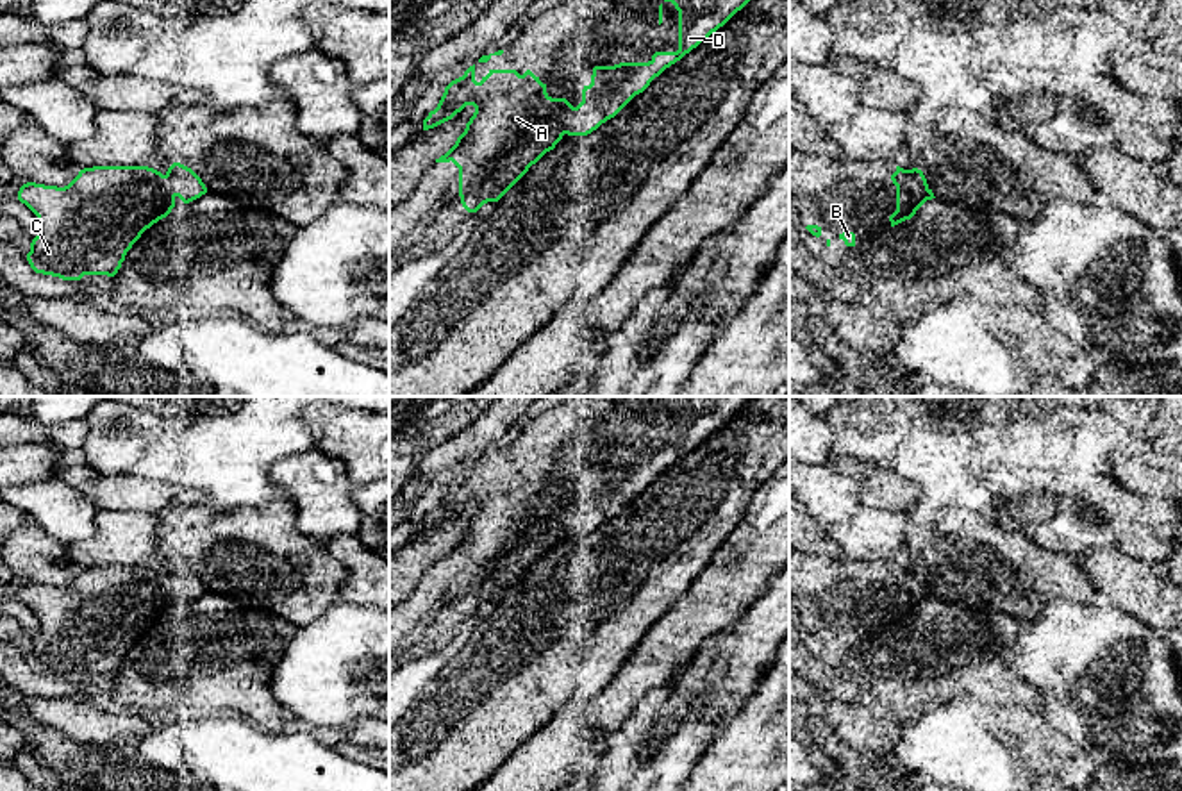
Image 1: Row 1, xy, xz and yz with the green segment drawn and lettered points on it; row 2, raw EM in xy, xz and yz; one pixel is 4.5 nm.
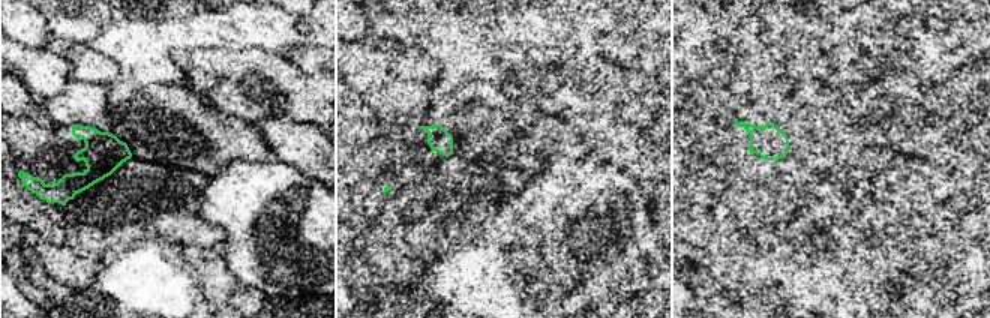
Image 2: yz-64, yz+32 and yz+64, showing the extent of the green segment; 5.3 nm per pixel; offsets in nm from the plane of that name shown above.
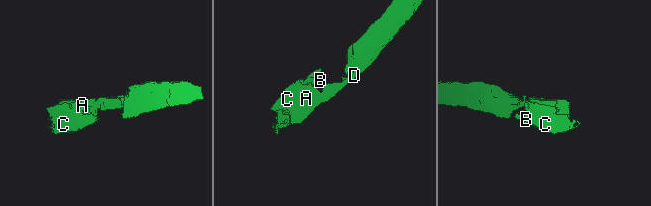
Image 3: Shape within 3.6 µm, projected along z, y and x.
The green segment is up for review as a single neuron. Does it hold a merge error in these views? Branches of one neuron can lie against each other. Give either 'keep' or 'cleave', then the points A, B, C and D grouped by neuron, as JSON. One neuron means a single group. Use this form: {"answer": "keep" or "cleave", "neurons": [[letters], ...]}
{"answer": "keep", "neurons": [["A", "B", "C", "D"]]}

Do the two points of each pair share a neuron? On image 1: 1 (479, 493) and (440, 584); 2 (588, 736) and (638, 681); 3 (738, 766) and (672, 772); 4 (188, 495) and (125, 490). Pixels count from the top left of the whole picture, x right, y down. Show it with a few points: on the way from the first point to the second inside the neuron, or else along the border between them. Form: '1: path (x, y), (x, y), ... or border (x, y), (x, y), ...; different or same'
1: path (482, 516), (482, 541), (463, 561); same
2: path (597, 722), (624, 695); same
3: border (716, 734), (691, 772); different
4: path (172, 493), (141, 493); same

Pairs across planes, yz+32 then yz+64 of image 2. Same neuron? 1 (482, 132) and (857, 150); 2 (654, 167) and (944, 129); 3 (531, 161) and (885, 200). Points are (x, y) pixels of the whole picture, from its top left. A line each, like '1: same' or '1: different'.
1: same
2: same
3: different

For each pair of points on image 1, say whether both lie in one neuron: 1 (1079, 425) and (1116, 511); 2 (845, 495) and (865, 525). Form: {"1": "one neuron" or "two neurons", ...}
{"1": "one neuron", "2": "two neurons"}

